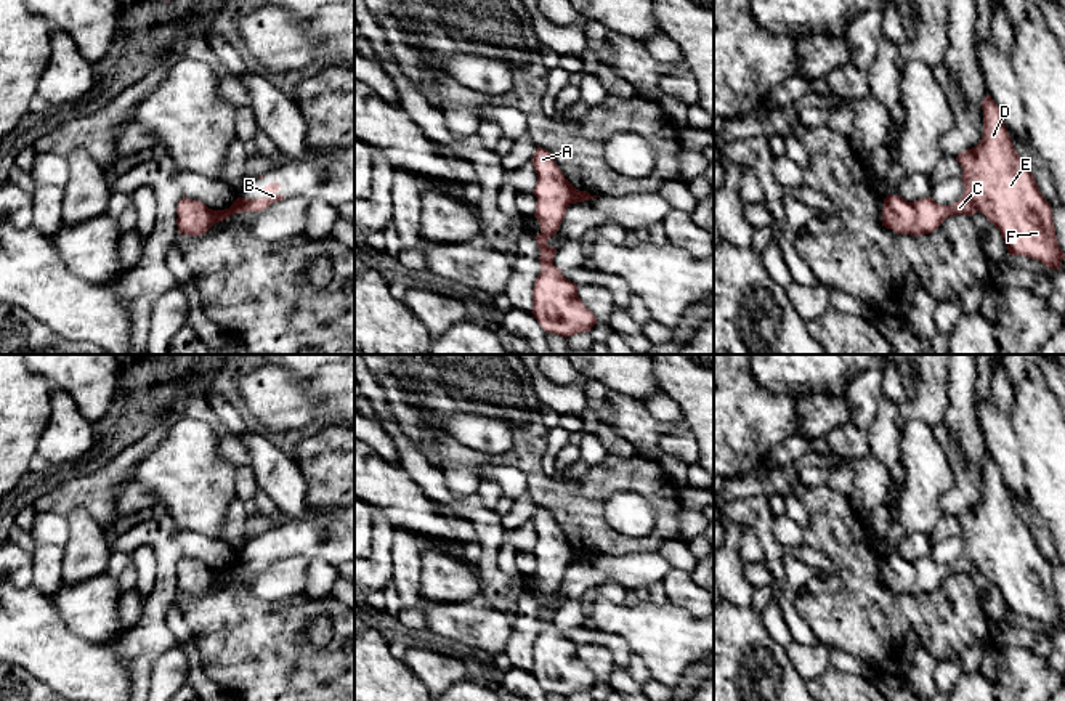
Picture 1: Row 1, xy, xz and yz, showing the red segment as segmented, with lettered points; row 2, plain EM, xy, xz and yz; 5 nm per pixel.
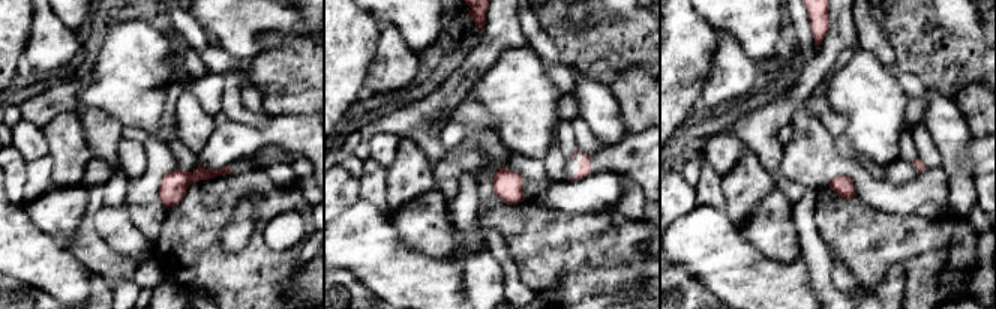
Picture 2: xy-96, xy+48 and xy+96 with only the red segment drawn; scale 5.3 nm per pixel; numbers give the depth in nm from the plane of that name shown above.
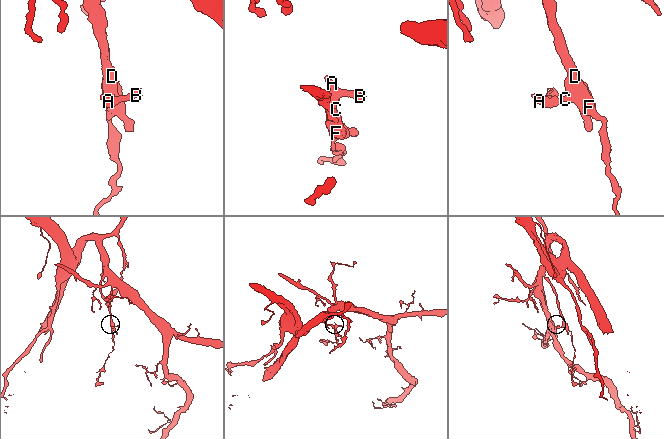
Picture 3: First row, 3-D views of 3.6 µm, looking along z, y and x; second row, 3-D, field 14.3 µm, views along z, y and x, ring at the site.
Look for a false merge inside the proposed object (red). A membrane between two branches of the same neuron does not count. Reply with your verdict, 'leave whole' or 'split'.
leave whole

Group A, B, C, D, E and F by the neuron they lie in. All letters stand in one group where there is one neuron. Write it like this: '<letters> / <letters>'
A B C D E F

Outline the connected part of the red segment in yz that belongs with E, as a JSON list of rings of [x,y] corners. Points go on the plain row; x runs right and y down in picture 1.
[[[990,454],[982,468],[982,500],[956,517],[964,529],[962,557],[953,565],[940,565],[930,555],[908,561],[889,553],[882,586],[917,597],[933,592],[948,576],[982,571],[999,589],[1009,614],[1023,614],[1047,629],[1060,629],[1065,613],[1057,602],[1052,566],[1017,513],[1002,472]]]

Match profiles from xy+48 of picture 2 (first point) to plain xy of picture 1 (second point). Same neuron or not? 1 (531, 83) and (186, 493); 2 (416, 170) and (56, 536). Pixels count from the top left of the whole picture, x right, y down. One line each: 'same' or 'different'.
1: same
2: different

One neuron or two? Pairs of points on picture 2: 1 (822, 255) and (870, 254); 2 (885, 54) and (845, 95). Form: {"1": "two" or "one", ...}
{"1": "two", "2": "two"}

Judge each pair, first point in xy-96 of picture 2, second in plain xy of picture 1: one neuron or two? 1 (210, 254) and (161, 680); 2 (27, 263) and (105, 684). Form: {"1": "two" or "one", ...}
{"1": "two", "2": "one"}

